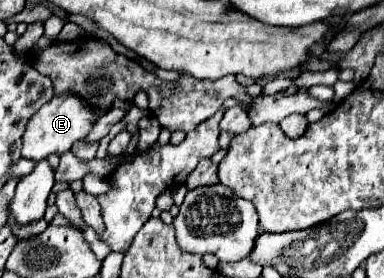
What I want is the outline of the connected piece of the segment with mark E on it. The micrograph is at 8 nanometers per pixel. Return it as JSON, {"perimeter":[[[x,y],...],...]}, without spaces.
{"perimeter":[[[74,94],[54,96],[48,104],[40,108],[40,112],[36,112],[30,118],[26,132],[22,136],[22,158],[38,162],[50,154],[68,152],[76,140],[84,140],[86,134],[92,130],[94,116],[94,110],[90,110],[90,106],[86,106],[86,102],[82,102],[80,98],[74,98]]]}

